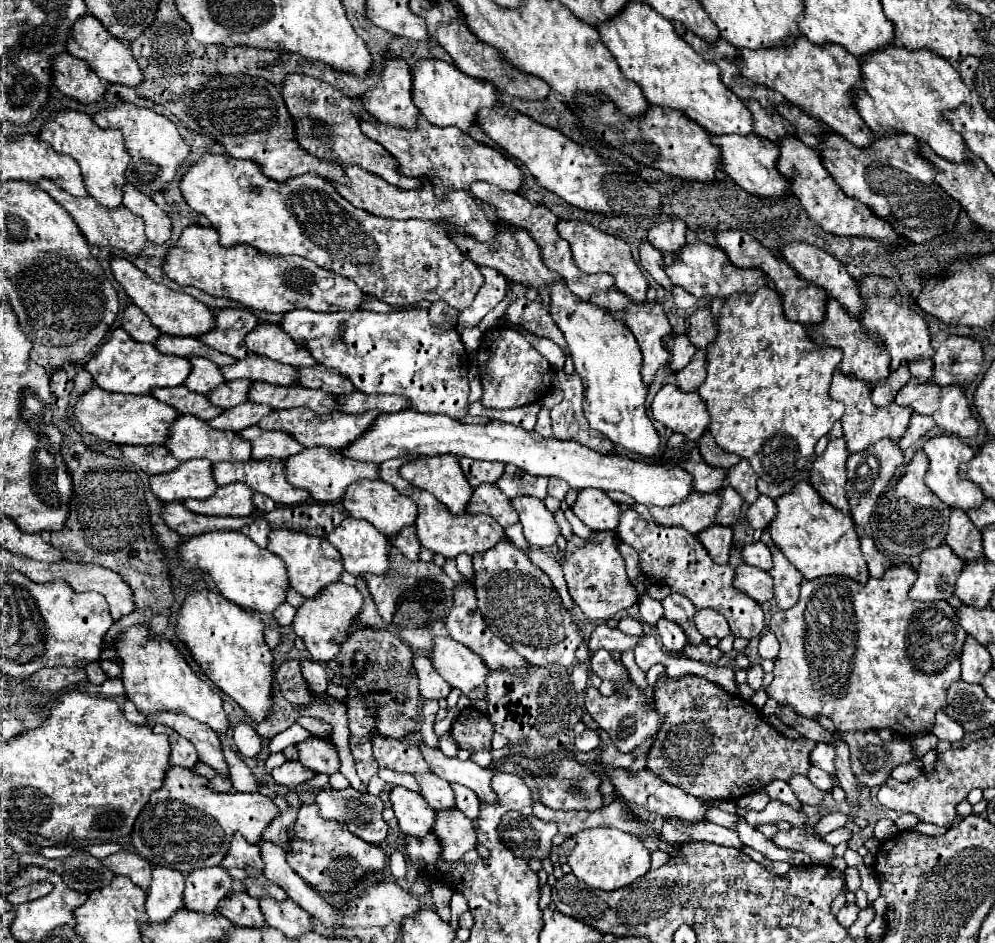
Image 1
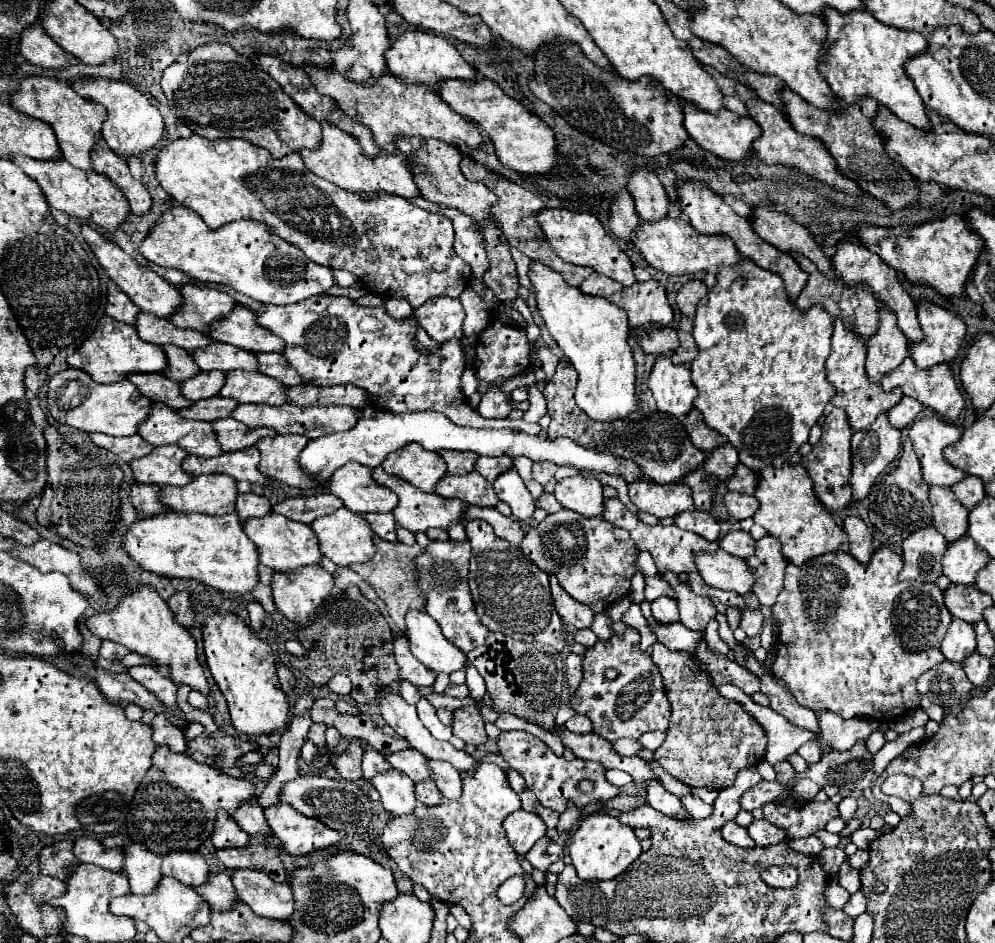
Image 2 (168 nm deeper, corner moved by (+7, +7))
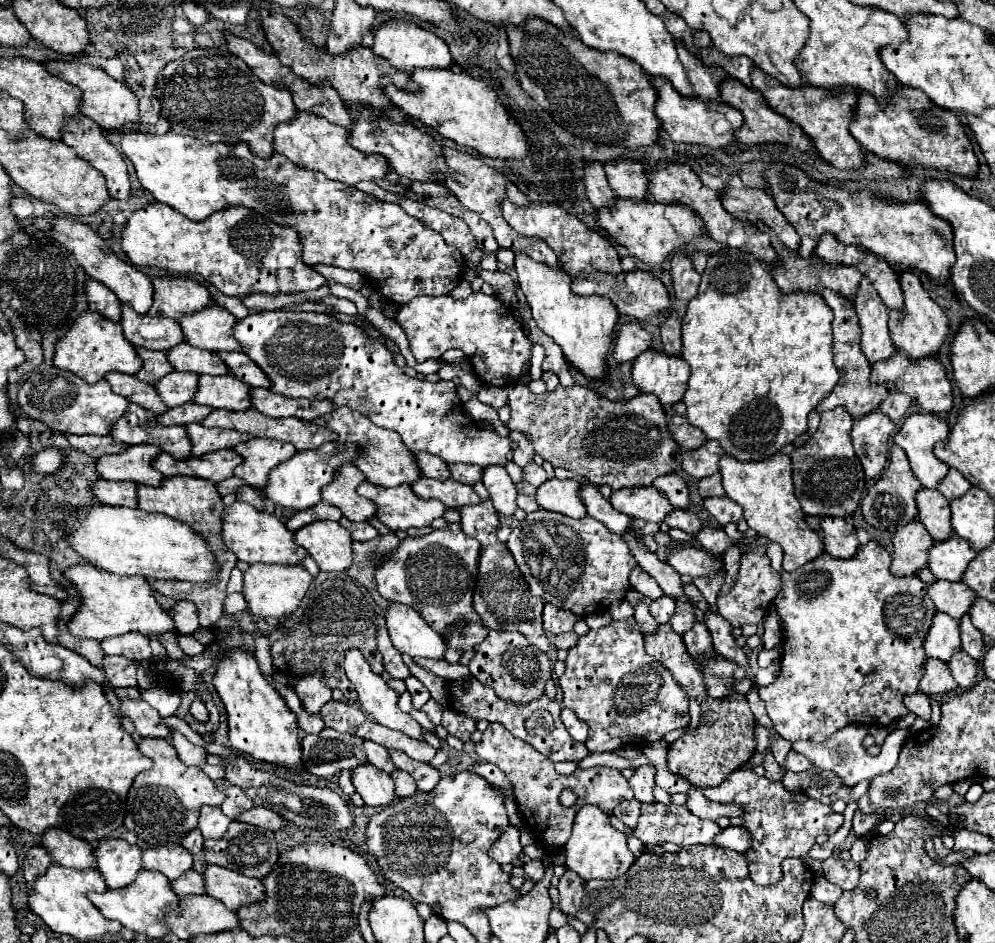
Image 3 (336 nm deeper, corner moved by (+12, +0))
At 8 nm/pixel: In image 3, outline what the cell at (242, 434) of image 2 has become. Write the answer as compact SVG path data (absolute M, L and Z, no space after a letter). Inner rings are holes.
M190 423L186 425L186 431L192 439L192 455L200 457L212 451L220 451L220 449L234 449L236 443L240 441L248 441L252 439L250 435L242 435L240 431L230 431L230 429L206 429L200 423Z

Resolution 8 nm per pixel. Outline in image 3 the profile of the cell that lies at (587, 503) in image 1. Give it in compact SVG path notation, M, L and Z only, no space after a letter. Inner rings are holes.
M552 479L538 487L536 501L546 511L556 511L572 519L588 517L584 501L580 499L580 483L574 479Z

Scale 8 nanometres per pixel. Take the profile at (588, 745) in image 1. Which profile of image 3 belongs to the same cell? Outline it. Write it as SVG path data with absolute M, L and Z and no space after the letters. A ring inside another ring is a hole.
M562 709L562 721L568 729L568 733L576 739L576 741L586 741L586 735L588 735L588 727L584 721L580 721L572 711L568 709Z

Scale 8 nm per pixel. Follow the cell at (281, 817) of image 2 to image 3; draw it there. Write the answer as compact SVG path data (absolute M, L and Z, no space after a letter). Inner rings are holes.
M254 807L246 813L242 813L238 817L238 821L258 825L258 827L264 827L264 829L270 829L270 831L280 831L282 827L286 827L286 821L278 813L274 813L272 809L266 809L266 807Z

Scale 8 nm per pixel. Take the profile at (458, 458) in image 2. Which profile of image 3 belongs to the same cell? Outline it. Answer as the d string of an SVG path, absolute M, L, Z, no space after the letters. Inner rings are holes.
M424 451L422 453L416 453L416 461L418 461L420 469L422 469L422 475L426 475L430 479L446 481L450 477L448 475L448 467L450 465L446 465L444 459L440 459L440 457L432 455L432 453L424 453Z

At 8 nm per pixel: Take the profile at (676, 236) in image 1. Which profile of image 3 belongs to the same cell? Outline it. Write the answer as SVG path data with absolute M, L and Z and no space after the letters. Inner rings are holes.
M610 161L604 165L606 177L614 193L622 199L644 201L648 199L648 179L642 163L638 161Z

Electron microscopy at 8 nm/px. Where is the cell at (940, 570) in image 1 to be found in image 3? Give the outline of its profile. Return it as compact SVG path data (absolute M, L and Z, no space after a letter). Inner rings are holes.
M920 521L906 523L894 533L894 555L892 555L892 575L908 577L918 575L920 569L928 567L928 547L934 539L928 535L926 527Z

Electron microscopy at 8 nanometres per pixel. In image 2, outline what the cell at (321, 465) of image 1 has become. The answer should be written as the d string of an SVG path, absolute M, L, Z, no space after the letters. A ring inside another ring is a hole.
M277 434L257 440L255 446L261 452L261 462L257 468L271 480L295 488L317 488L317 482L309 474L303 474L297 464L297 456L307 442L309 438L299 434Z

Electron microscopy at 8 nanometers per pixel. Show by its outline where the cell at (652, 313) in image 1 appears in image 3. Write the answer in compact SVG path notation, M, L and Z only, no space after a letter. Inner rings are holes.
M634 271L634 273L620 273L620 275L604 275L604 273L592 273L590 277L576 277L572 281L572 291L576 295L582 297L590 297L590 295L600 295L610 299L618 313L636 321L636 323L644 323L650 315L660 315L662 311L666 311L670 307L670 299L668 299L668 291L662 285L660 279L656 279L650 273L644 271Z

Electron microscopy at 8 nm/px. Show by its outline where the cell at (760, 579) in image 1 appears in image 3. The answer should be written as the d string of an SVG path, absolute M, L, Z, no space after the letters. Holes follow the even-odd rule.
M672 545L668 561L680 575L690 575L692 579L696 579L696 577L714 579L724 567L718 557L714 557L702 549L684 547L684 545L682 547Z

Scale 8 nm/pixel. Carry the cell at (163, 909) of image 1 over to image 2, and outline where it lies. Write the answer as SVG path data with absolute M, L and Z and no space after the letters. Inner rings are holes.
M133 842L123 848L125 866L123 874L129 880L133 894L149 894L157 880L161 880L161 856L149 852L143 844Z

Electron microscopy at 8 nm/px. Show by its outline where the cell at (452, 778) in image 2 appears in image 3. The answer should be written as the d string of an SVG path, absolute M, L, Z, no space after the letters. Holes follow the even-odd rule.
M390 749L390 757L392 757L392 761L394 761L394 765L398 769L402 769L402 771L406 771L406 773L410 773L414 777L418 789L424 791L424 793L430 793L436 787L436 783L442 779L440 773L438 773L438 769L434 769L428 763L414 761L406 753L402 753L402 751Z

